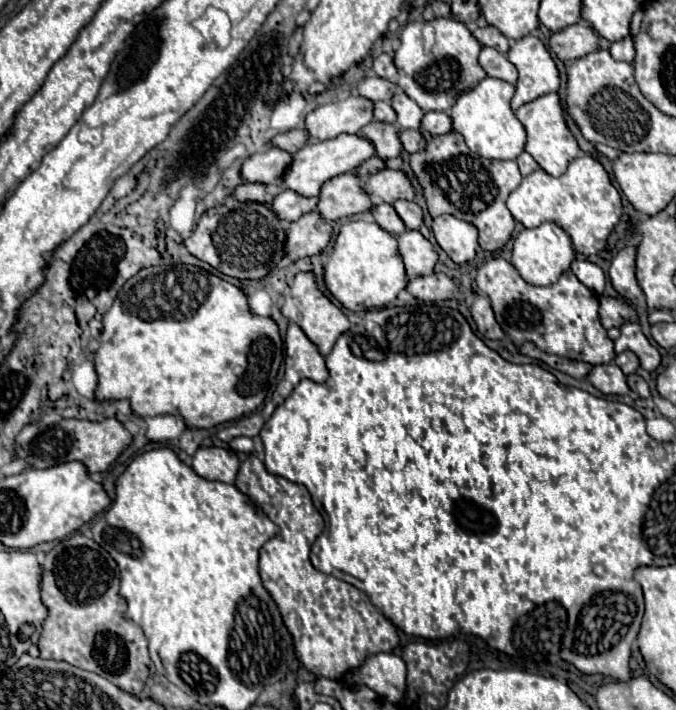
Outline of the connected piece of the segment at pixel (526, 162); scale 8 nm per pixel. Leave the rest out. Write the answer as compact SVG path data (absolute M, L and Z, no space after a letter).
M522 152L522 154L516 158L516 164L518 164L518 168L520 168L520 174L522 174L522 176L528 176L530 172L538 170L536 160L534 160L528 152Z

